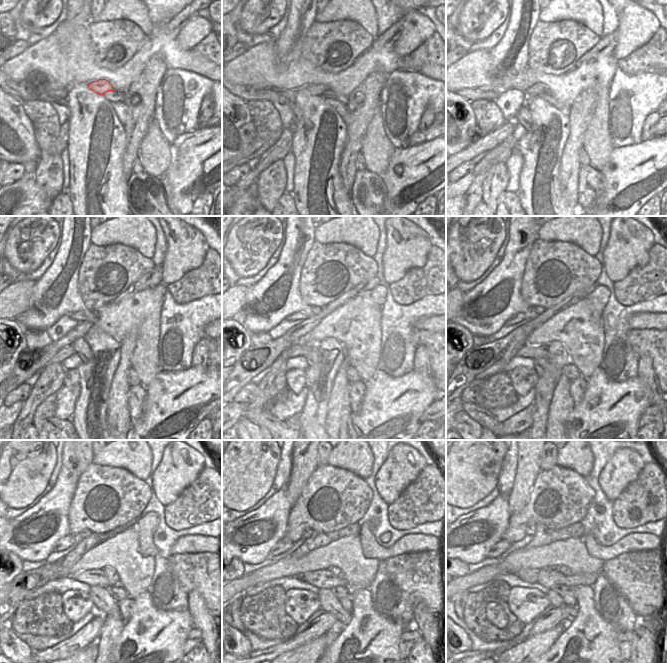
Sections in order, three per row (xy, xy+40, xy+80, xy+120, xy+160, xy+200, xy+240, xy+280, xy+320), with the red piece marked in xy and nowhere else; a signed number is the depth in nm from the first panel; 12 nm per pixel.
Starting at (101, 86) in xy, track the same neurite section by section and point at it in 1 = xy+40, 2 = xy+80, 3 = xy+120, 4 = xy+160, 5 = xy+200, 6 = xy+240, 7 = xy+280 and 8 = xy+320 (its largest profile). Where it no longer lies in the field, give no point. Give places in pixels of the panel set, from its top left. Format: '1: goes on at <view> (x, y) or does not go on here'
1: goes on at xy+40 (315, 88)
2: goes on at xy+80 (539, 89)
3: goes on at xy+120 (88, 315)
4: goes on at xy+160 (303, 316)
5: goes on at xy+200 (518, 317)
6: goes on at xy+240 (69, 540)
7: goes on at xy+280 (284, 544)
8: goes on at xy+320 (498, 549)

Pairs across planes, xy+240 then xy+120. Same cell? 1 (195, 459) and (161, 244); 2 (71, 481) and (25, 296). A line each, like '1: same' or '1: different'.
1: different
2: different

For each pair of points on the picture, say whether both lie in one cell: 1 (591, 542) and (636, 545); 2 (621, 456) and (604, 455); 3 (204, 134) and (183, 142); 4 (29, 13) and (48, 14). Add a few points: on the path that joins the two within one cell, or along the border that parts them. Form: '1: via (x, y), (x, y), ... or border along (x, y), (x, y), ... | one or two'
1: via (602, 550), (616, 550), (625, 545) | one
2: border along (617, 450), (599, 475) | two
3: via (199, 137), (188, 140) | one
4: via (34, 13), (37, 15), (43, 13) | one

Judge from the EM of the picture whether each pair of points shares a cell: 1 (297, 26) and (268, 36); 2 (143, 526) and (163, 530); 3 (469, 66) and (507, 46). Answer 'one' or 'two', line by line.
1: two
2: two
3: two

